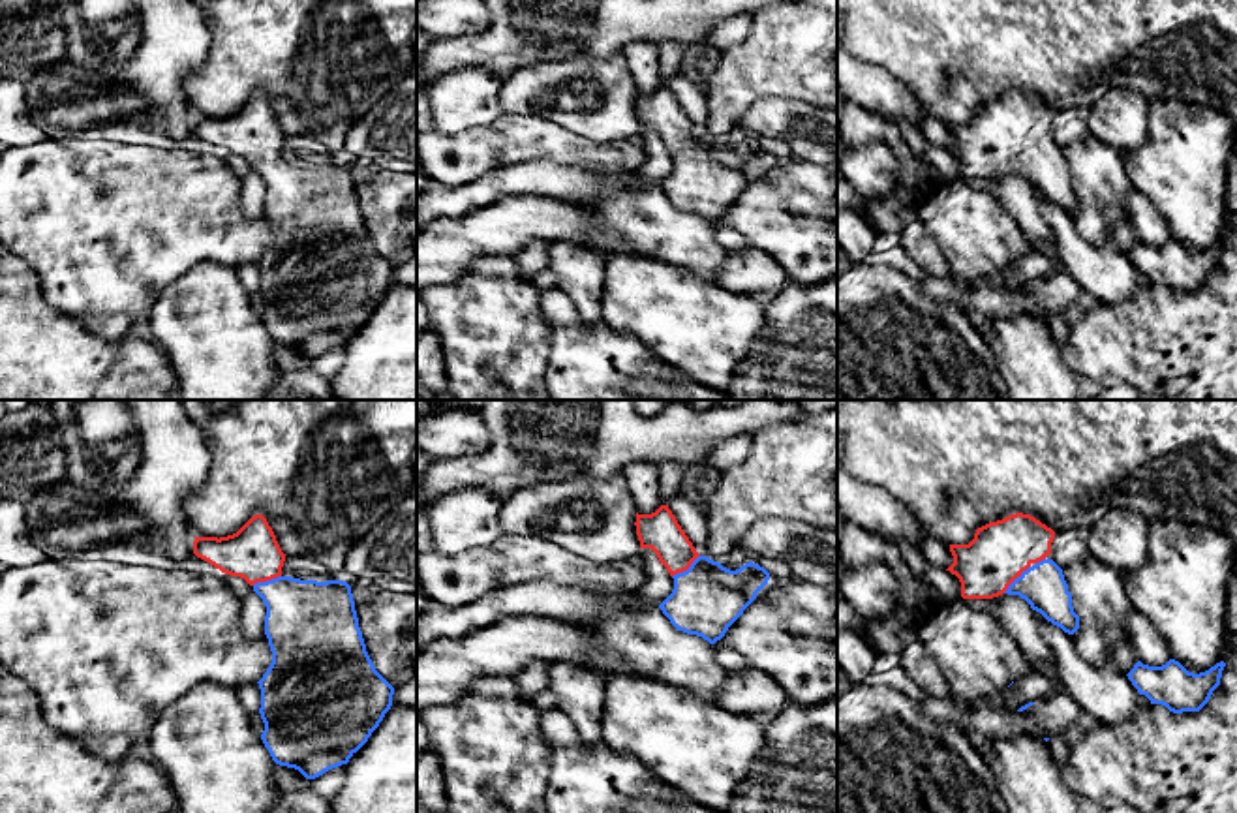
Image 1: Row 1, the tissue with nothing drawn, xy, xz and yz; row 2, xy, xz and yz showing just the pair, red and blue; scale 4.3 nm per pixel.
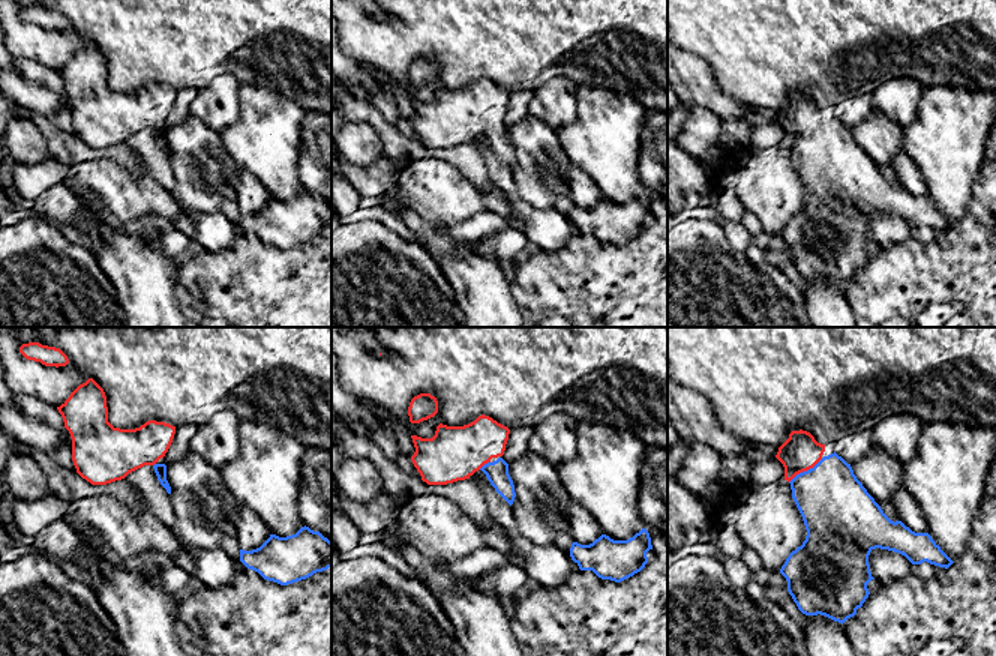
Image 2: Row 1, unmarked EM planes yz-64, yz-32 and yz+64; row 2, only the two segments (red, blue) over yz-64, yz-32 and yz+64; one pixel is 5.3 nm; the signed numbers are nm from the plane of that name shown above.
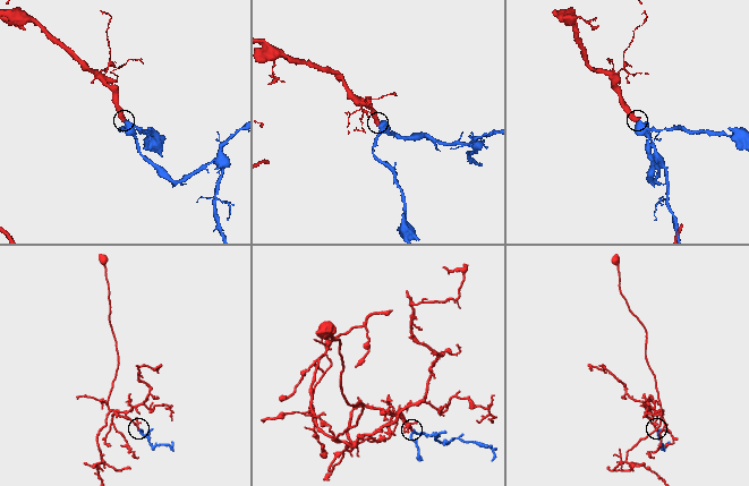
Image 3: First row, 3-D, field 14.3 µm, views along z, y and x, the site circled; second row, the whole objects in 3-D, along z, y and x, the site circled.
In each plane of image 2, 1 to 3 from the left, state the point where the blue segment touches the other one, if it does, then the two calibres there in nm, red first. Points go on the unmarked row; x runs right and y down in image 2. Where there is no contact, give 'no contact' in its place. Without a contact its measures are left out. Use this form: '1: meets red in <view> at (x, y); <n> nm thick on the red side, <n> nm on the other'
1: no contact
2: meets red in yz-32 at (483, 128); 300 nm thick on the red side, 120 nm on the other
3: meets red in yz+64 at (806, 134); 200 nm thick on the red side, 360 nm on the other

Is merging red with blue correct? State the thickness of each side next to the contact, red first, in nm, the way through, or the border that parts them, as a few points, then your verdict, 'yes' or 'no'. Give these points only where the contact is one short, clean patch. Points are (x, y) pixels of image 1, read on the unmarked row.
calibres 260 and 190 nm; way yz (1001, 130), (1001, 141), (1016, 156), (1042, 166); yes

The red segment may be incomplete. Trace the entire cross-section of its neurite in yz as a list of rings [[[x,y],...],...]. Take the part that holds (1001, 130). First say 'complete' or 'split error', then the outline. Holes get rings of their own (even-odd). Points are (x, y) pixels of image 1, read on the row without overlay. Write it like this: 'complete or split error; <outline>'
split error; [[[1016,92],[978,107],[969,124],[950,124],[954,143],[946,150],[959,158],[963,178],[1019,175],[1047,201],[1074,214],[1079,208],[1079,195],[1074,192],[1062,148],[1047,137],[1053,118],[1051,107],[1031,94]]]

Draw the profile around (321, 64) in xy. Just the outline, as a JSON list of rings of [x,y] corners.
[[[193,0],[212,34],[205,64],[184,79],[195,116],[227,116],[252,96],[263,94],[285,135],[304,133],[327,146],[330,160],[344,158],[349,128],[372,111],[400,81],[415,71],[411,36],[417,0]]]

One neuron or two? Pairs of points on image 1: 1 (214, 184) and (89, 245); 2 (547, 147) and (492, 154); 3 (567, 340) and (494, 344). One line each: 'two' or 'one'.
1: one
2: one
3: two

